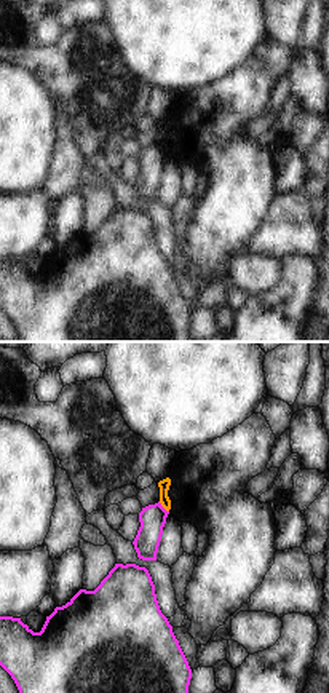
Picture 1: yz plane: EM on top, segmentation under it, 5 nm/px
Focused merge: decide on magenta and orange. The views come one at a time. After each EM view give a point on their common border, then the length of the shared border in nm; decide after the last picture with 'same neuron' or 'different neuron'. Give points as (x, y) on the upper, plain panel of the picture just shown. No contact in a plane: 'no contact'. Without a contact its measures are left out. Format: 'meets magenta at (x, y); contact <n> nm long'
meets magenta at (162, 149); contact 80 nm long

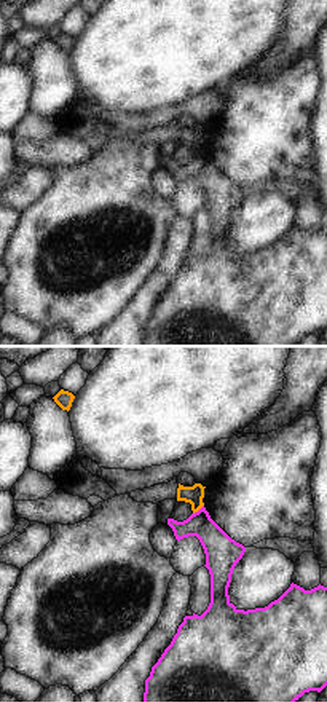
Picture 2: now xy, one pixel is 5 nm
meets magenta at (200, 152); contact 80 nm long

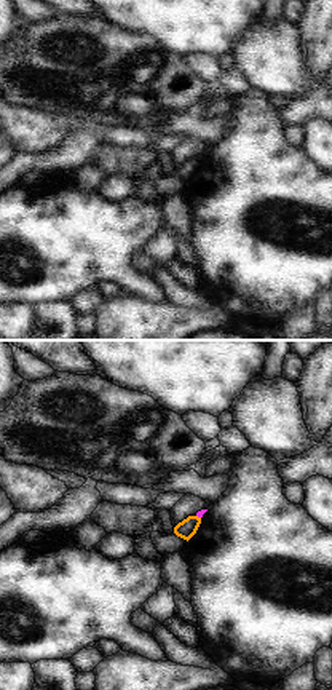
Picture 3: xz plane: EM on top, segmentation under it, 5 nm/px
meets magenta at (198, 158); contact 30 nm long

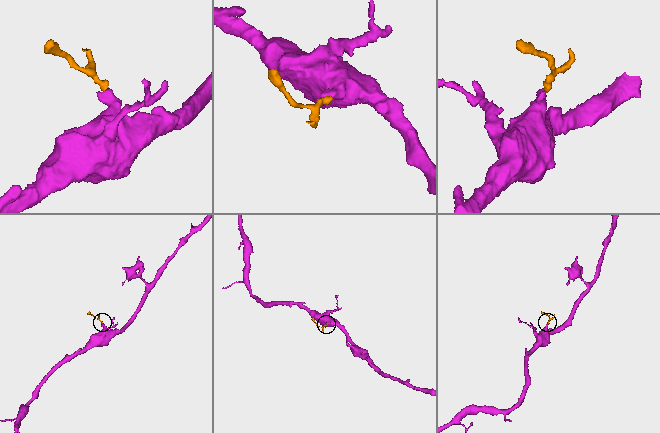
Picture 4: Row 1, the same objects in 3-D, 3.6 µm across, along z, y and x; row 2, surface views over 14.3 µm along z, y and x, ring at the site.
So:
different neuron

